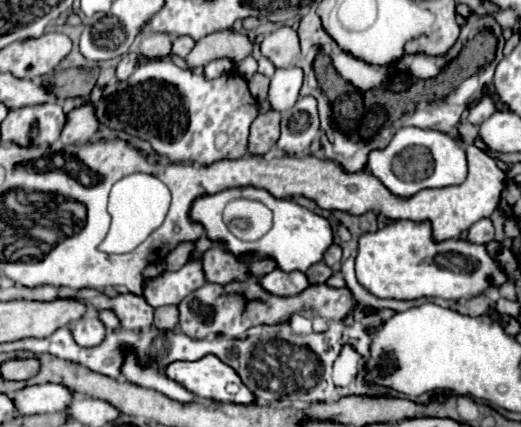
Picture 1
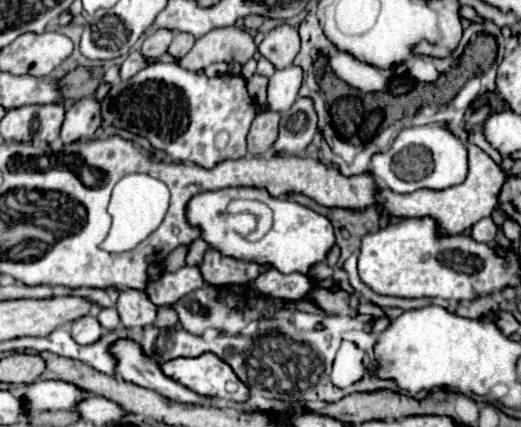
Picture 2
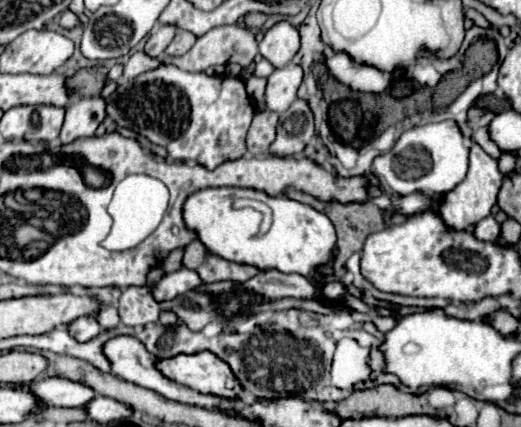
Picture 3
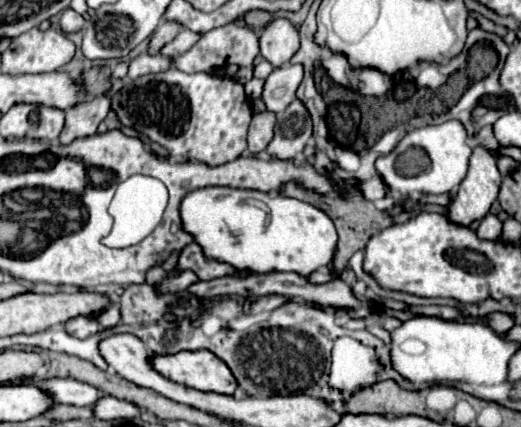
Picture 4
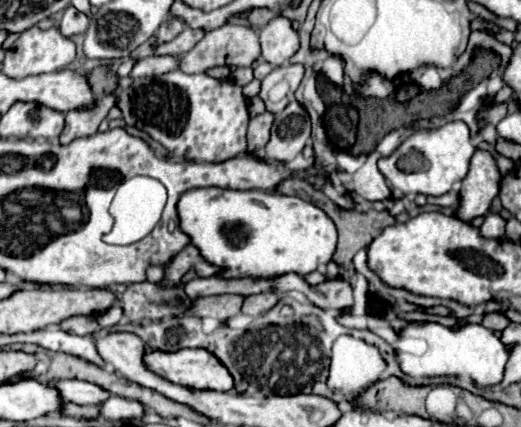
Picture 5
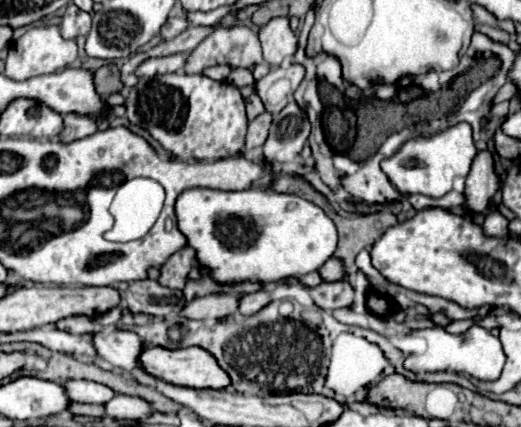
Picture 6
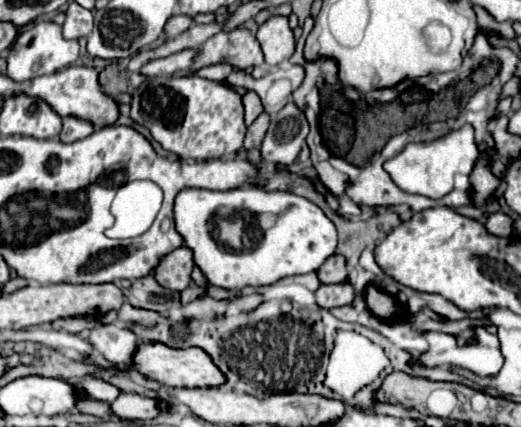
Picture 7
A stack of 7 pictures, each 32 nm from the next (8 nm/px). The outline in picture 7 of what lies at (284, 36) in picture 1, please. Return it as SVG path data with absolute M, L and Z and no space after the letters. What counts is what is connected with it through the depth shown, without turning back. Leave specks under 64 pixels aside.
M272 16L268 22L264 22L258 28L256 38L262 46L264 60L268 66L278 66L294 54L296 40L288 26L288 18L284 16Z

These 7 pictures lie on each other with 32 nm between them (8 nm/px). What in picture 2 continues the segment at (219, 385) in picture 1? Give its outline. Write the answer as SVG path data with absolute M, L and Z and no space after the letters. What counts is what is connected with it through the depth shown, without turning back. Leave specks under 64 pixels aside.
M204 354L196 360L170 360L162 366L162 372L206 398L226 402L248 402L250 398L248 388L240 382L234 370L214 354Z

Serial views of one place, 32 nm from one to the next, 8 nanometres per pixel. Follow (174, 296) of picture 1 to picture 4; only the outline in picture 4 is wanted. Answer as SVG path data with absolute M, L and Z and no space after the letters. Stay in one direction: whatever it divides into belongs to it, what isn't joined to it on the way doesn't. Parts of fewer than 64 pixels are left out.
M182 270L178 274L168 274L158 286L158 294L178 294L178 292L184 292L188 290L188 286L196 284L198 282L198 276L190 270Z

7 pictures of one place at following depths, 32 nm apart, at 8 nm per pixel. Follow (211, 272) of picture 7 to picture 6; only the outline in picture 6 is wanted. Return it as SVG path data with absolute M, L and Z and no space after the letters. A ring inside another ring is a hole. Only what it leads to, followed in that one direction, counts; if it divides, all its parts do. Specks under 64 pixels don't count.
M190 188L184 190L178 200L176 200L176 218L178 218L178 228L184 232L188 238L188 244L196 248L200 256L200 264L210 268L210 276L214 280L220 280L222 284L232 284L232 280L268 280L268 282L278 282L284 276L304 276L308 272L318 270L328 258L332 258L336 250L336 226L334 222L324 214L322 208L316 204L294 196L294 194L278 194L278 192L268 192L260 188L248 188L240 192L224 192L224 190L212 190L212 188ZM254 214L254 242L248 246L244 244L228 244L224 236L220 236L218 226L222 222L230 222L234 218L240 220L252 220Z

